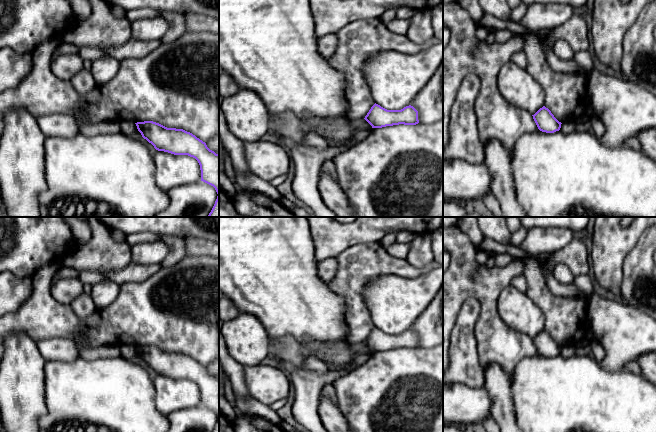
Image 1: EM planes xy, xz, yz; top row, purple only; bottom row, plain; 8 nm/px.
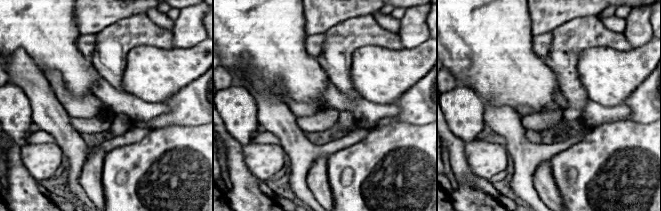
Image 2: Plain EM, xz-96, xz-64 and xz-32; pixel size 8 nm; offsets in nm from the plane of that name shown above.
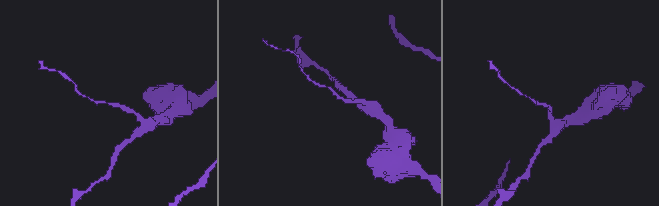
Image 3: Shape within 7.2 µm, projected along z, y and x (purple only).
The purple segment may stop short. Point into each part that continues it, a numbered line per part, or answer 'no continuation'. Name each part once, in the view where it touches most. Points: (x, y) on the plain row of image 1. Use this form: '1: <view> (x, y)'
no continuation

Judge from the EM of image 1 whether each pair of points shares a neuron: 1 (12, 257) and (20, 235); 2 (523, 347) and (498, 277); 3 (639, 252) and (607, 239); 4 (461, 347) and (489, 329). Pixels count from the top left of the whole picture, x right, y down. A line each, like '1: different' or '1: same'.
1: same
2: same
3: different
4: different

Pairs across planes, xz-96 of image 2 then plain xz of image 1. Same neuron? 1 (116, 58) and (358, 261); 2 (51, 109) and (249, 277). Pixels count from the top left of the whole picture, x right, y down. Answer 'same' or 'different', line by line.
1: same
2: different

